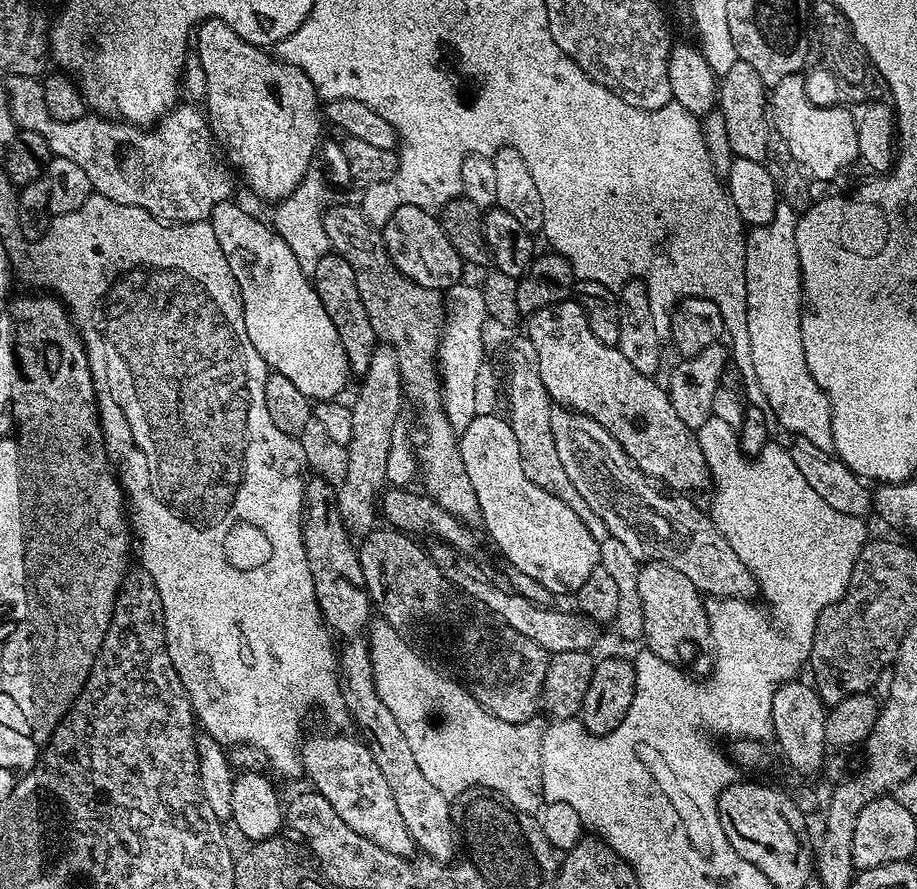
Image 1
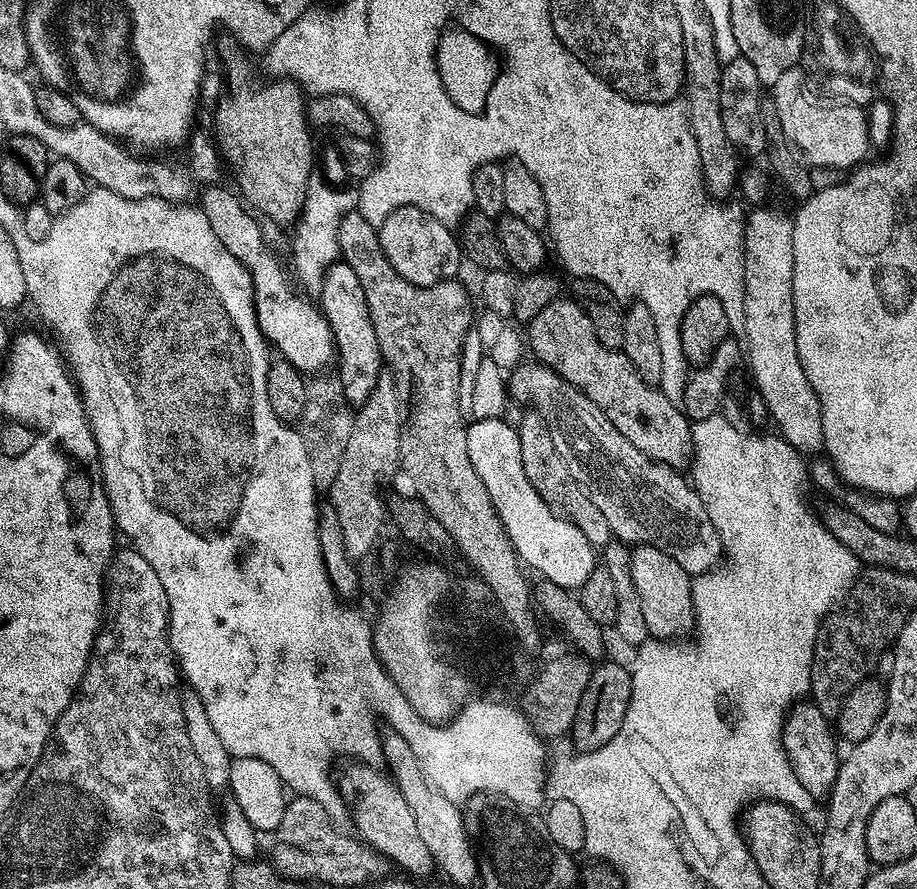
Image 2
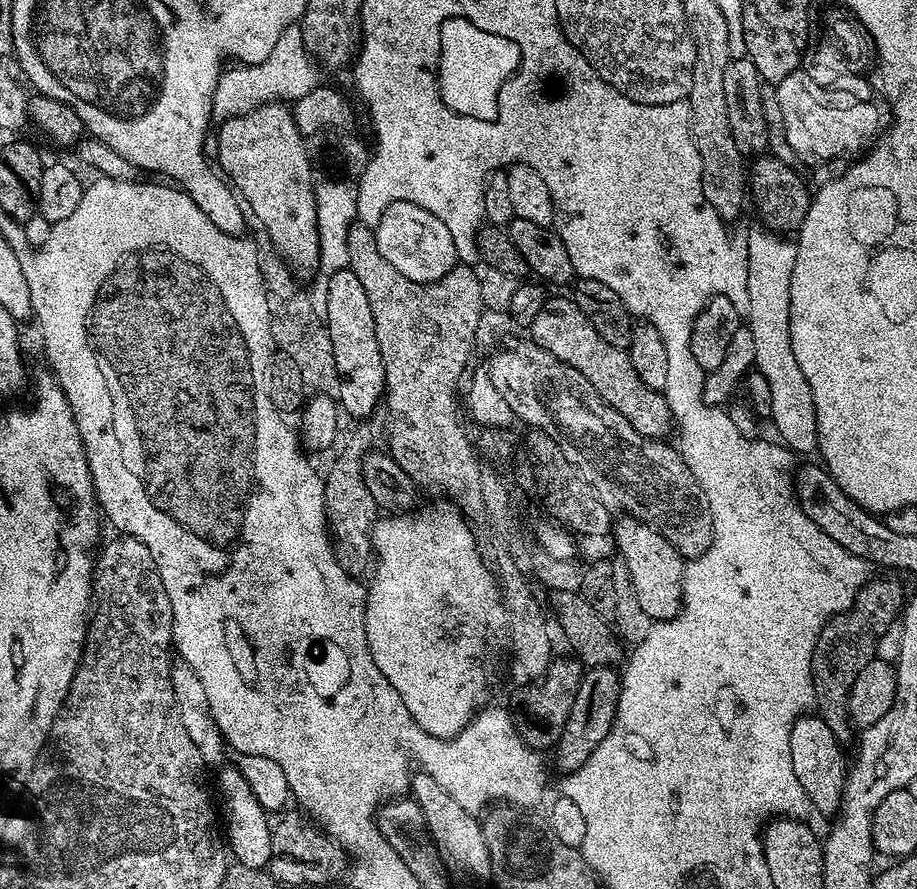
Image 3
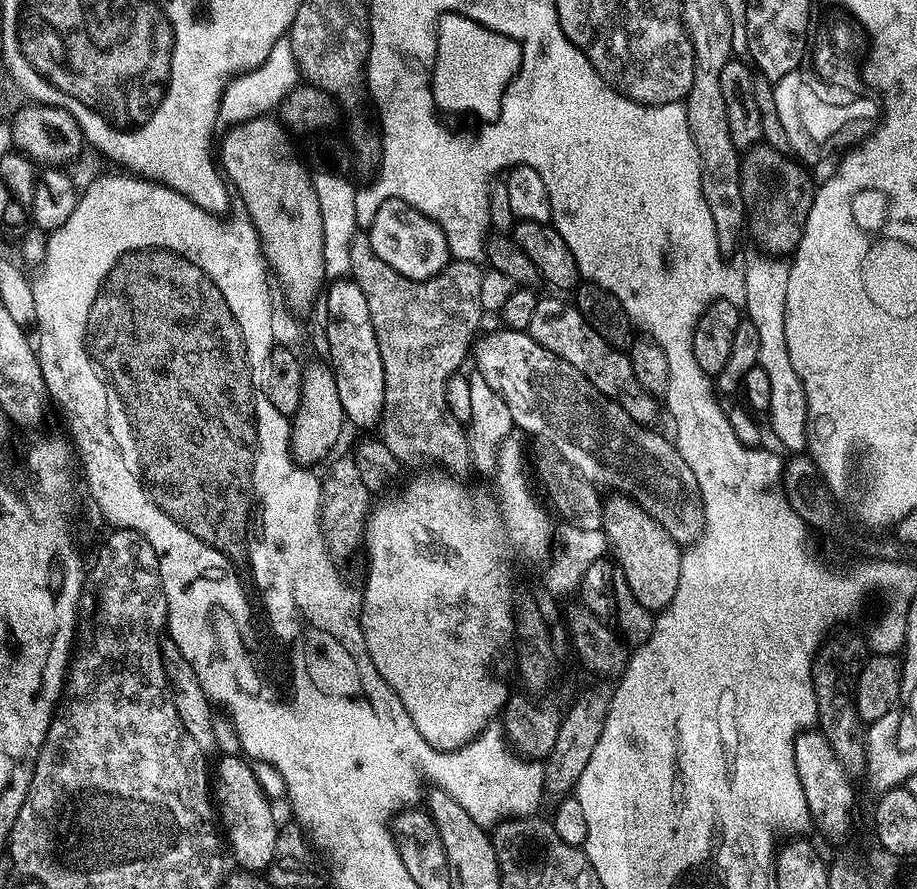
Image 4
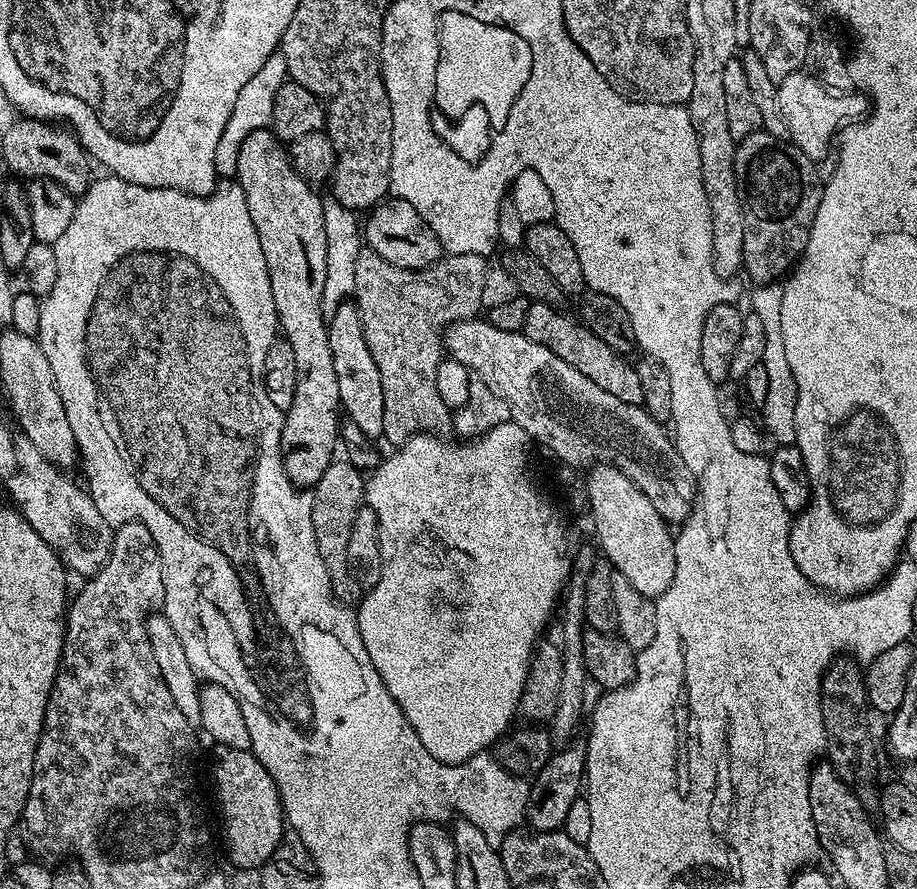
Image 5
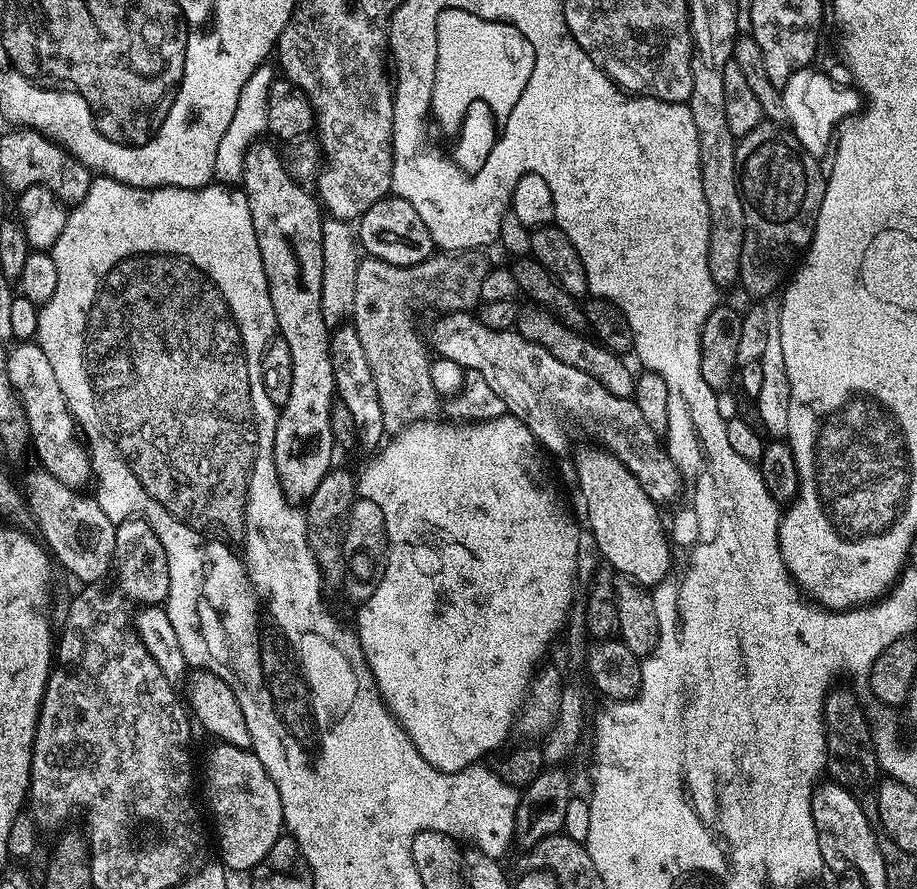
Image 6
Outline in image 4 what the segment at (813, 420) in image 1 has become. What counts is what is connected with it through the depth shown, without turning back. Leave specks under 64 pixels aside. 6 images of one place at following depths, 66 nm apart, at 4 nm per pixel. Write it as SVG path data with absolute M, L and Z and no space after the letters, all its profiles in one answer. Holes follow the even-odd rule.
M764 254L743 265L744 289L746 298L742 301L747 319L752 321L754 330L758 330L758 358L760 367L766 370L770 378L770 398L766 407L768 420L772 423L772 432L780 439L785 453L800 454L808 446L808 411L806 410L806 390L798 378L794 365L790 362L790 350L786 350L786 282L789 265L778 258L769 258Z

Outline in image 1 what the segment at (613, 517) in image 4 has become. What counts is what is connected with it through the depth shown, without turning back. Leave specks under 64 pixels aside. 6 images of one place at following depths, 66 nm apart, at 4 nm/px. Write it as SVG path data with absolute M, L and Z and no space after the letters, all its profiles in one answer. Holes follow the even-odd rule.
M648 560L640 564L638 595L642 600L642 614L645 615L643 639L648 642L647 647L666 662L677 666L688 666L696 656L696 643L699 640L707 641L710 636L705 597L694 586L694 582L690 582L690 578L682 574L682 570L674 570L674 566L661 560Z

